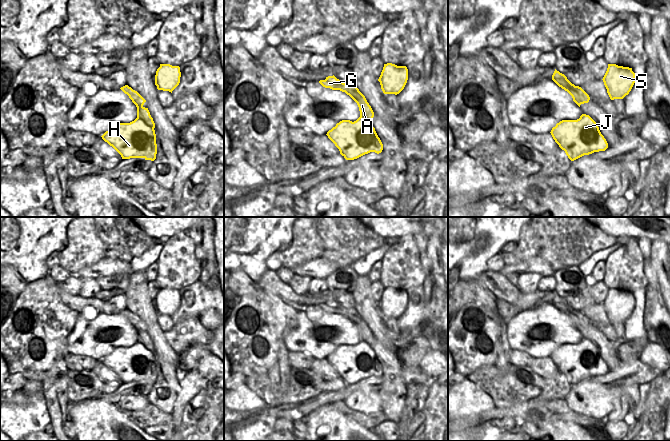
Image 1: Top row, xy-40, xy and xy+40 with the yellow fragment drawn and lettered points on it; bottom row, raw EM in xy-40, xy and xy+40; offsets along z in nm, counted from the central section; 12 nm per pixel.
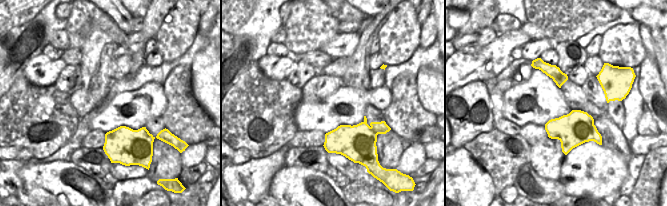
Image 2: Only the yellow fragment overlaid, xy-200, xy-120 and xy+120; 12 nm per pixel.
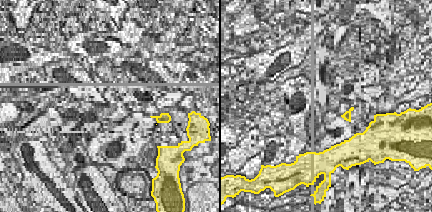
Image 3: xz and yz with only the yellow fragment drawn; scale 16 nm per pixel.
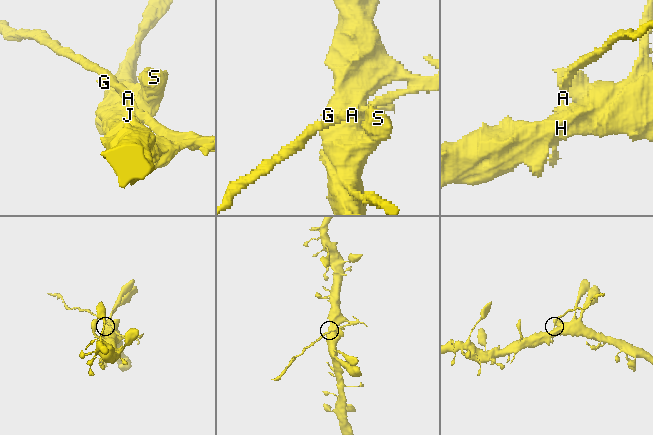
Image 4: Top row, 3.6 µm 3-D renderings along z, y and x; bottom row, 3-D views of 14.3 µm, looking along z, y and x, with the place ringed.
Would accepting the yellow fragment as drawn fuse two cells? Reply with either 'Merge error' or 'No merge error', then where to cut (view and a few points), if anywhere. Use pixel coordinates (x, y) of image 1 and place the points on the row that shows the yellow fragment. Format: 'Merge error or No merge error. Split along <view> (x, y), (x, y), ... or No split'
Merge error. Split along xy+40 (575, 86), (568, 92).

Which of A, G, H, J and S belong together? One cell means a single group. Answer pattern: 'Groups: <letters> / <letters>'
Groups: A H J S / G.

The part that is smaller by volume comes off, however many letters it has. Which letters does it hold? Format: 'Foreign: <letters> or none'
Foreign: G

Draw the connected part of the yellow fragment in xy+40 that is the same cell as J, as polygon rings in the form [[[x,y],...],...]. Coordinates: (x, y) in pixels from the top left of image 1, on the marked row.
[[[586,114],[577,120],[560,121],[550,133],[571,161],[608,148],[598,125]]]

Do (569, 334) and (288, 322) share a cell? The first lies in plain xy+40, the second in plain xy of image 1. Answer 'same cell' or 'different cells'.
different cells

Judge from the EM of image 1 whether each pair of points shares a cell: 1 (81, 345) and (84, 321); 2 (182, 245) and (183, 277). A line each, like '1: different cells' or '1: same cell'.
1: same cell
2: same cell

